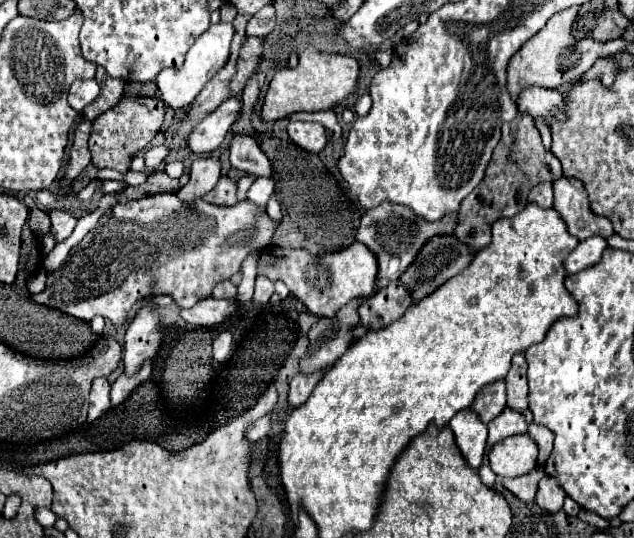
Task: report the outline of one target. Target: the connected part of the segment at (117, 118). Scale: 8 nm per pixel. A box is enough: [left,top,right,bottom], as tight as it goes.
[90,97,166,173]

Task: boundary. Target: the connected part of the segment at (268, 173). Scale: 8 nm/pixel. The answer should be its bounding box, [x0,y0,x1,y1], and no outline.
[230,135,272,177]

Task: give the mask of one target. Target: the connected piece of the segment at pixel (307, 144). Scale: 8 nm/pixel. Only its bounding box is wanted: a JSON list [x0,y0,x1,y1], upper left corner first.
[288,121,326,153]

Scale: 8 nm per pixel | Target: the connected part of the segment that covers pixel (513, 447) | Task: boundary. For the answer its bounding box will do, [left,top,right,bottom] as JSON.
[490,433,538,477]

